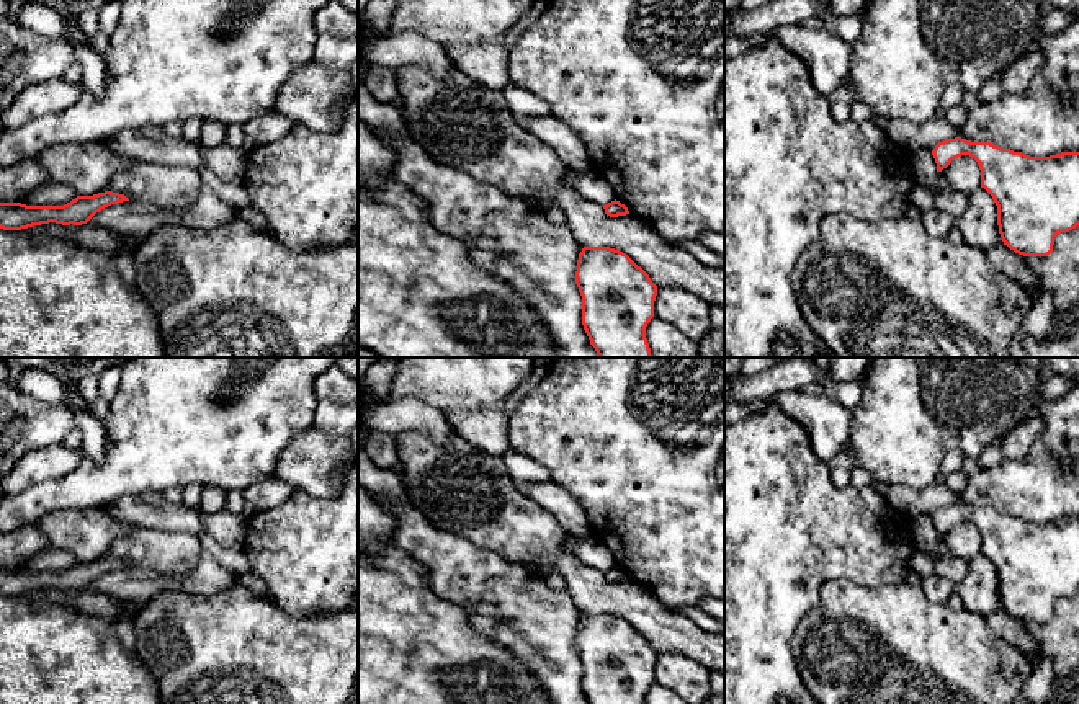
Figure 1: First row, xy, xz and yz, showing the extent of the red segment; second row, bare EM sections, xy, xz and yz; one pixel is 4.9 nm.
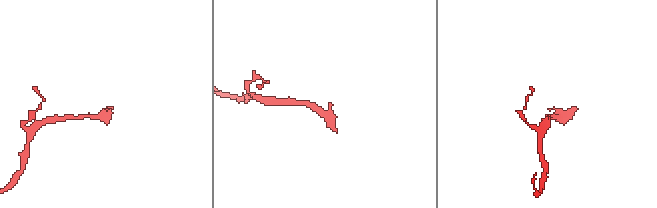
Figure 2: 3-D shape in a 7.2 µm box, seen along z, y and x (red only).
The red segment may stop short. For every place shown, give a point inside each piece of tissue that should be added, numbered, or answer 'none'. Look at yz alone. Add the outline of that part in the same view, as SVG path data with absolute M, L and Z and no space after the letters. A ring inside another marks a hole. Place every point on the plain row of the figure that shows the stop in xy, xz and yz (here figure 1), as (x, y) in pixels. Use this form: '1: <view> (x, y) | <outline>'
none

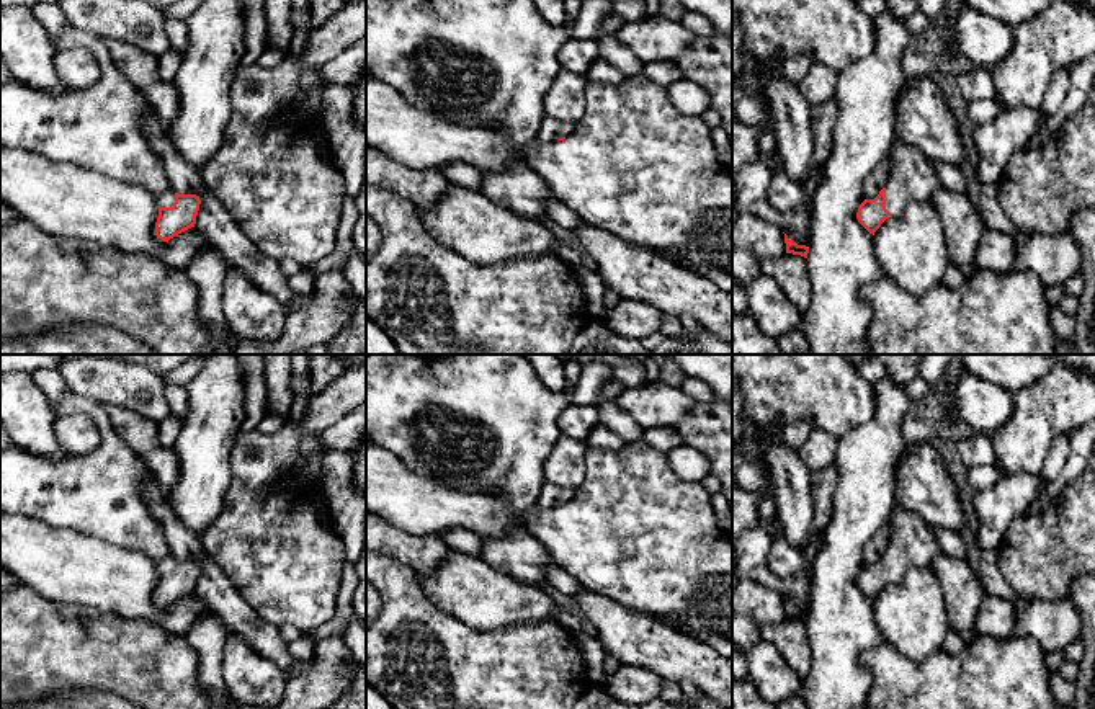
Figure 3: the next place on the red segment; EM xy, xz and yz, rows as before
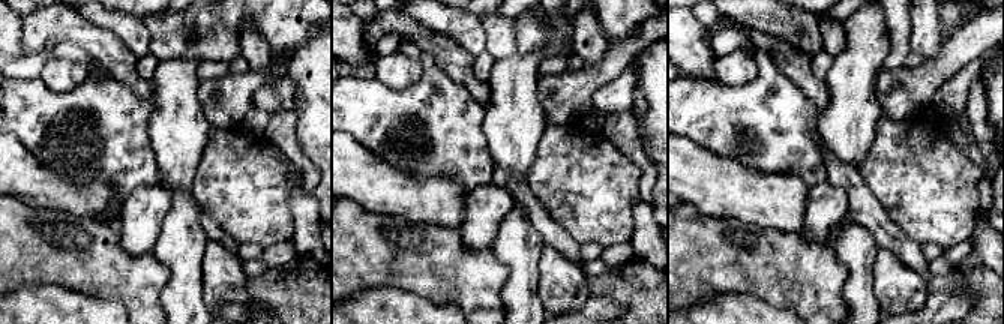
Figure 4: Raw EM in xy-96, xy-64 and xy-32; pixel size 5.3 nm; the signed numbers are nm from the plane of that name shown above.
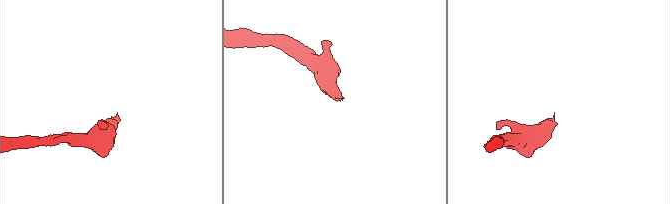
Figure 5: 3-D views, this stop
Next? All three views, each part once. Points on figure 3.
1: yz (912, 543) | M894 503L889 513L892 533L886 544L886 575L899 582L910 567L930 567L941 552L935 529L915 511Z

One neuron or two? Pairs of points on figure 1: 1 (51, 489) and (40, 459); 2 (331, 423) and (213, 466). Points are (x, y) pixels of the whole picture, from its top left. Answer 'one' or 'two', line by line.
1: two
2: two

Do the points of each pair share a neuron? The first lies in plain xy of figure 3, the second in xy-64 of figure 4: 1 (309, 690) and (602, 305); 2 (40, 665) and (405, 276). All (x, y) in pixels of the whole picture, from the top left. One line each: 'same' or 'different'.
1: same
2: same

